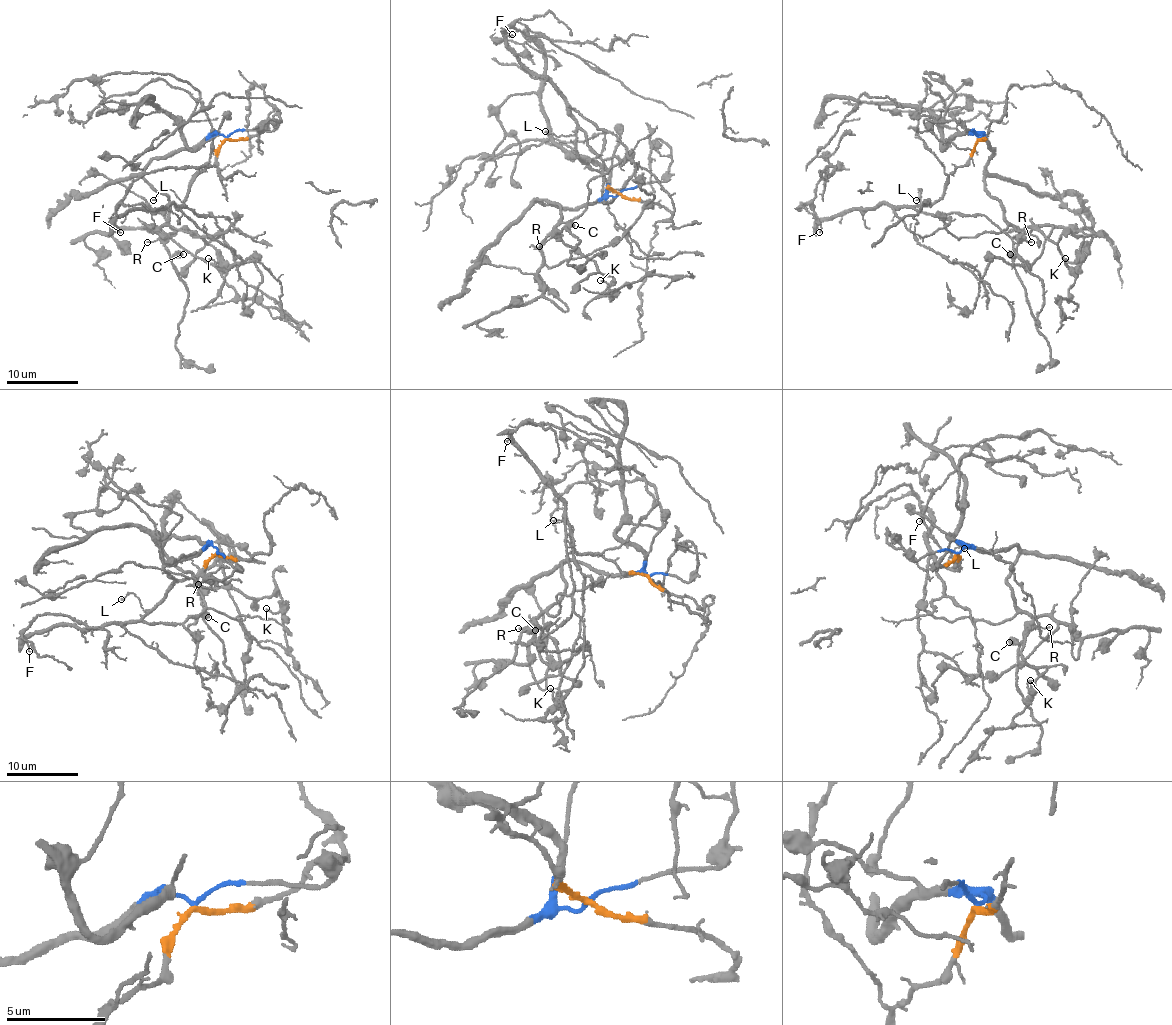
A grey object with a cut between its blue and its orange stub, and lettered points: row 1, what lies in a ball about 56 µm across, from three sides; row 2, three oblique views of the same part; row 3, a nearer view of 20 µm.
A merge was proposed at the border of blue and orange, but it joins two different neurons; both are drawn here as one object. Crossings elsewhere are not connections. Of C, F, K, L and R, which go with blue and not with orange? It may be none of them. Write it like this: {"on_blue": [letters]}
{"on_blue": ["C", "K", "R"]}

